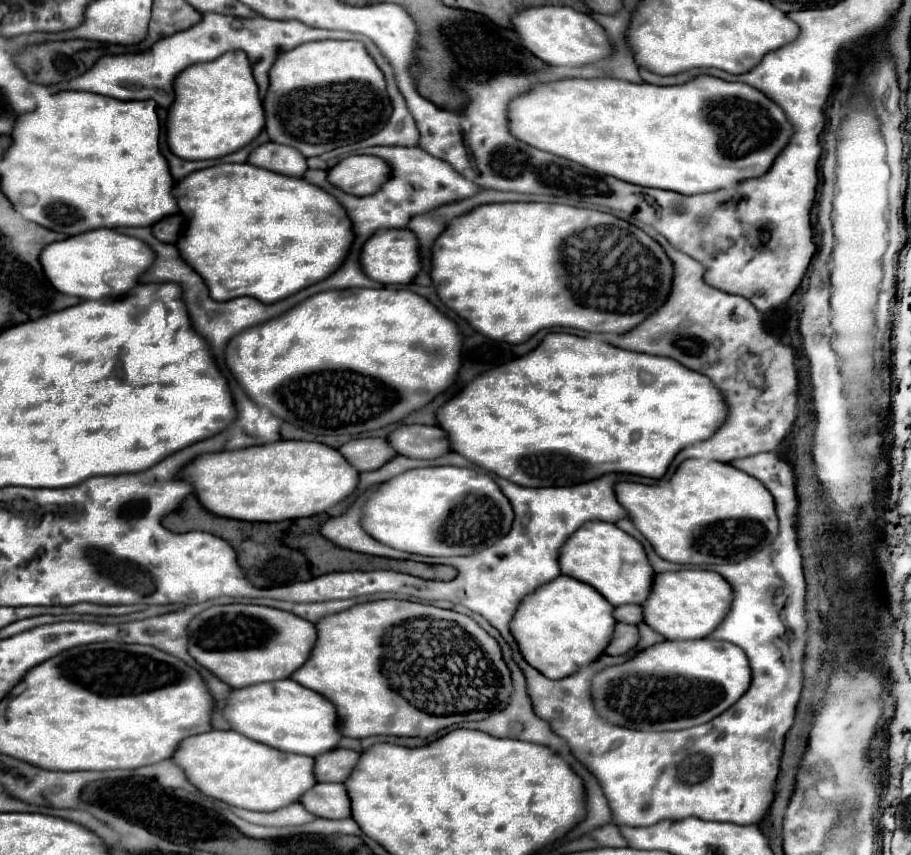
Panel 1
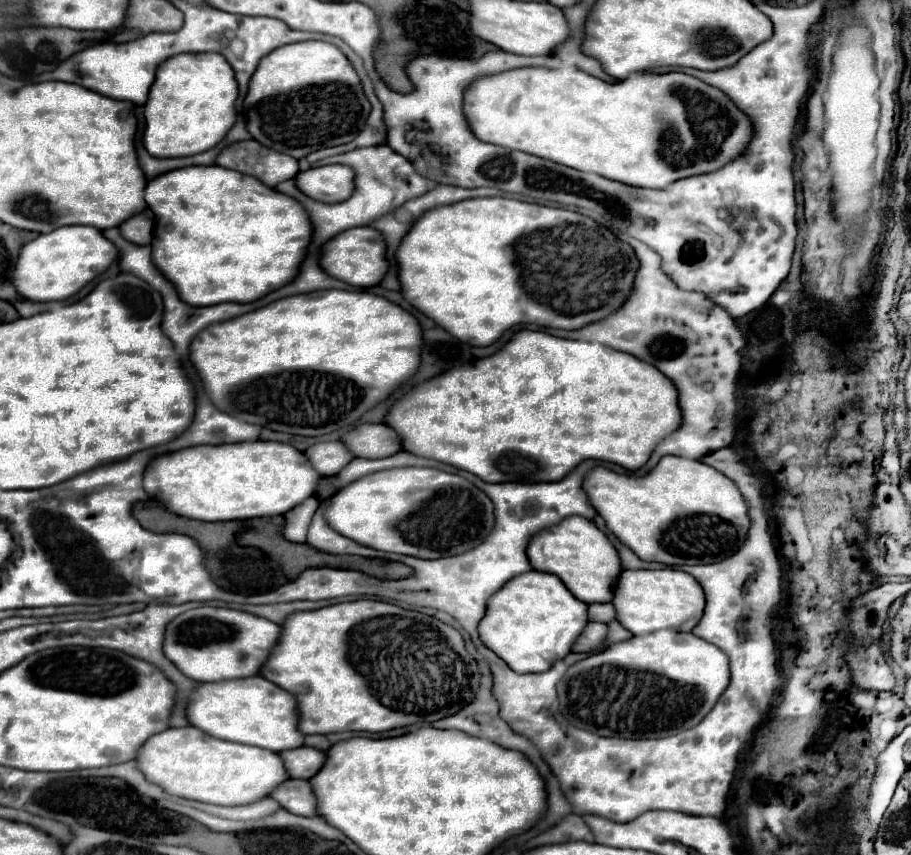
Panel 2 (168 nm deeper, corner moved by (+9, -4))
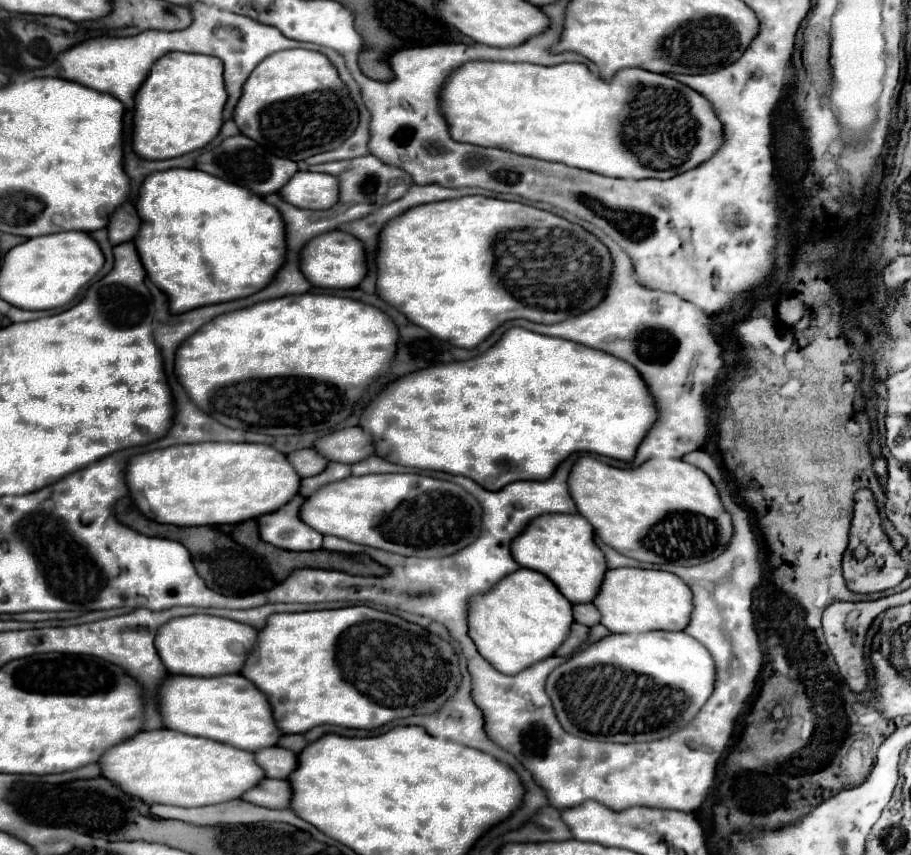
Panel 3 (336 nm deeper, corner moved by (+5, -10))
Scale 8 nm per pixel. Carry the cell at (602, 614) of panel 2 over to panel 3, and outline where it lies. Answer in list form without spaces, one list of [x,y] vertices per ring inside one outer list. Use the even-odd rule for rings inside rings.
[[[573,604],[573,618],[575,622],[585,624],[585,626],[599,624],[599,614],[593,604]]]

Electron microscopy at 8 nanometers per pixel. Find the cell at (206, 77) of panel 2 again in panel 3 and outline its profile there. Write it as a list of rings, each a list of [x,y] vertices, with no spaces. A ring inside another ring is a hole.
[[[171,52],[157,60],[135,94],[133,150],[147,160],[175,158],[203,148],[223,124],[221,112],[227,102],[221,60],[201,54]]]

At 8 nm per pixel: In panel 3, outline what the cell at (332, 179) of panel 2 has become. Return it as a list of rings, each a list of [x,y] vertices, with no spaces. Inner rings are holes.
[[[297,172],[289,184],[279,190],[279,196],[297,208],[331,208],[337,202],[337,180],[329,174]]]

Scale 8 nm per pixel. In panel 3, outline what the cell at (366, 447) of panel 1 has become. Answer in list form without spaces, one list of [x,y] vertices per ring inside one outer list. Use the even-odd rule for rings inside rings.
[[[313,448],[295,450],[295,452],[287,454],[287,460],[291,462],[291,466],[295,468],[295,472],[297,472],[301,478],[315,476],[315,474],[323,472],[323,470],[325,470],[325,464],[327,464],[327,460],[325,460],[323,456],[319,456]]]

